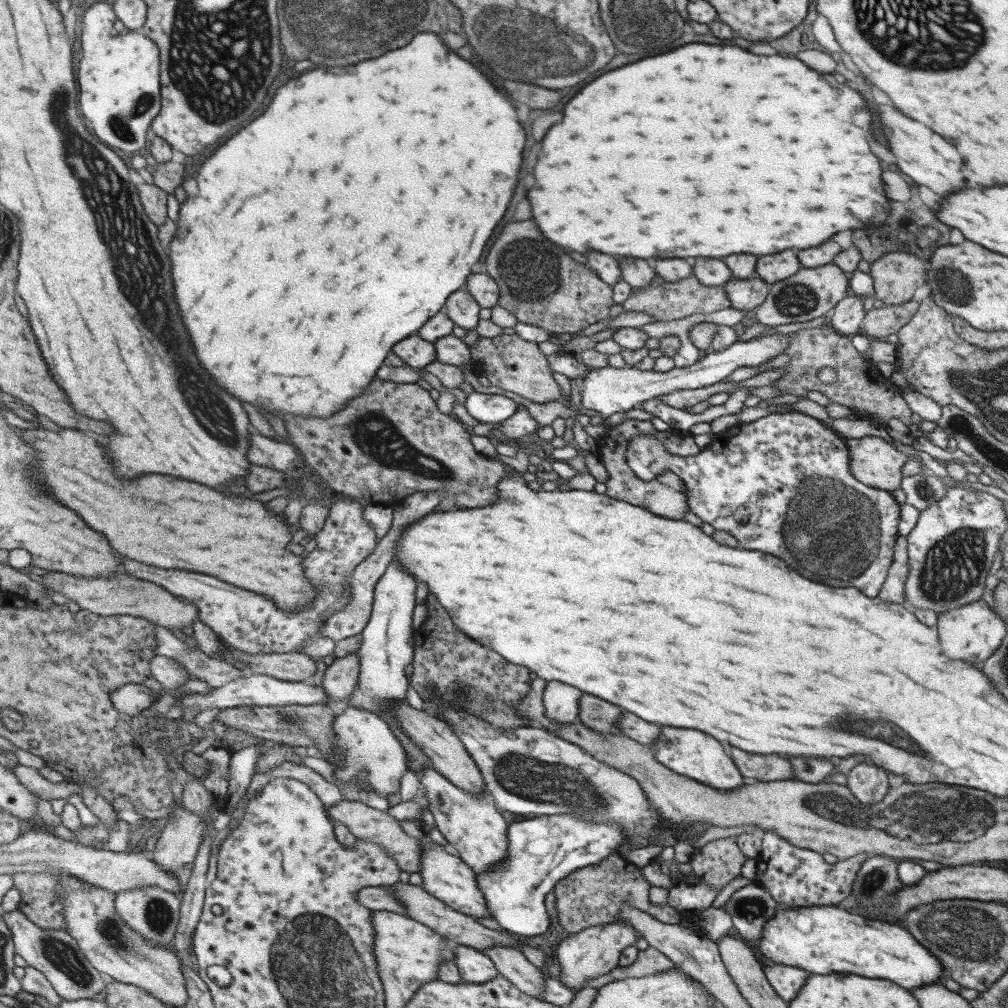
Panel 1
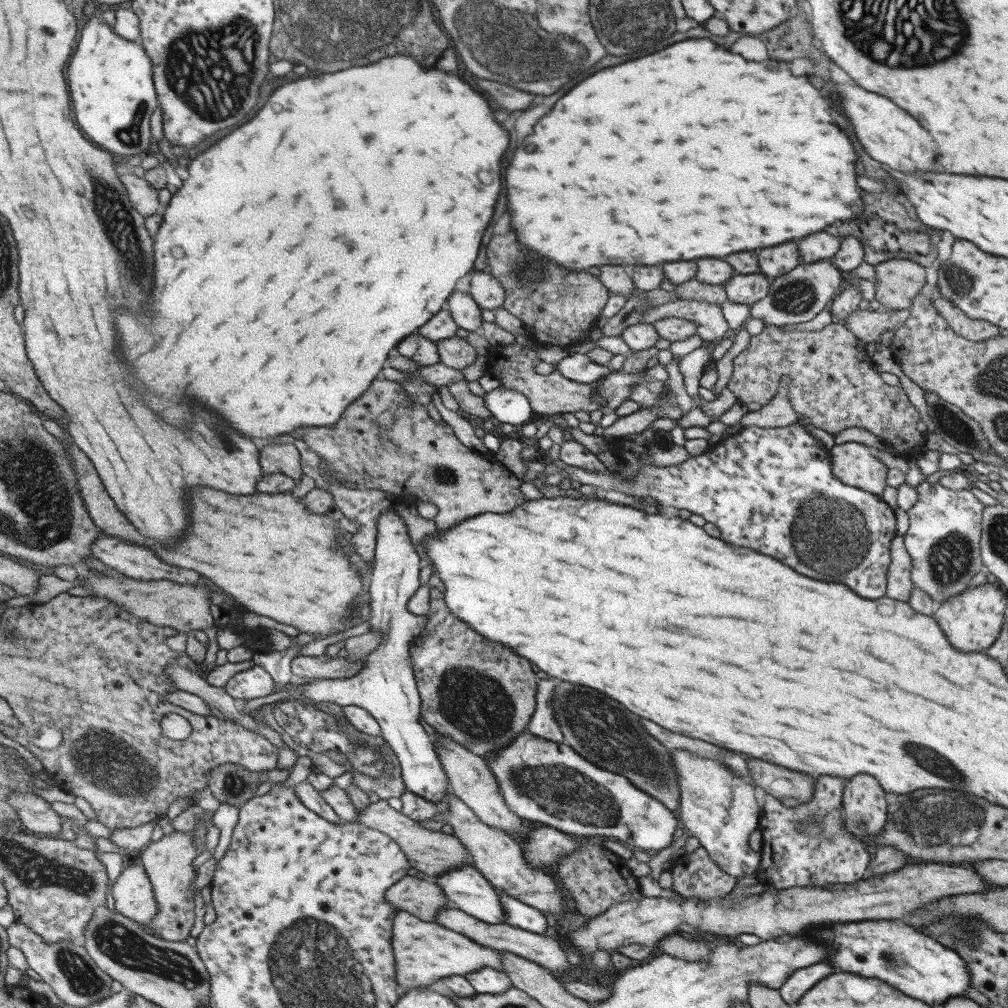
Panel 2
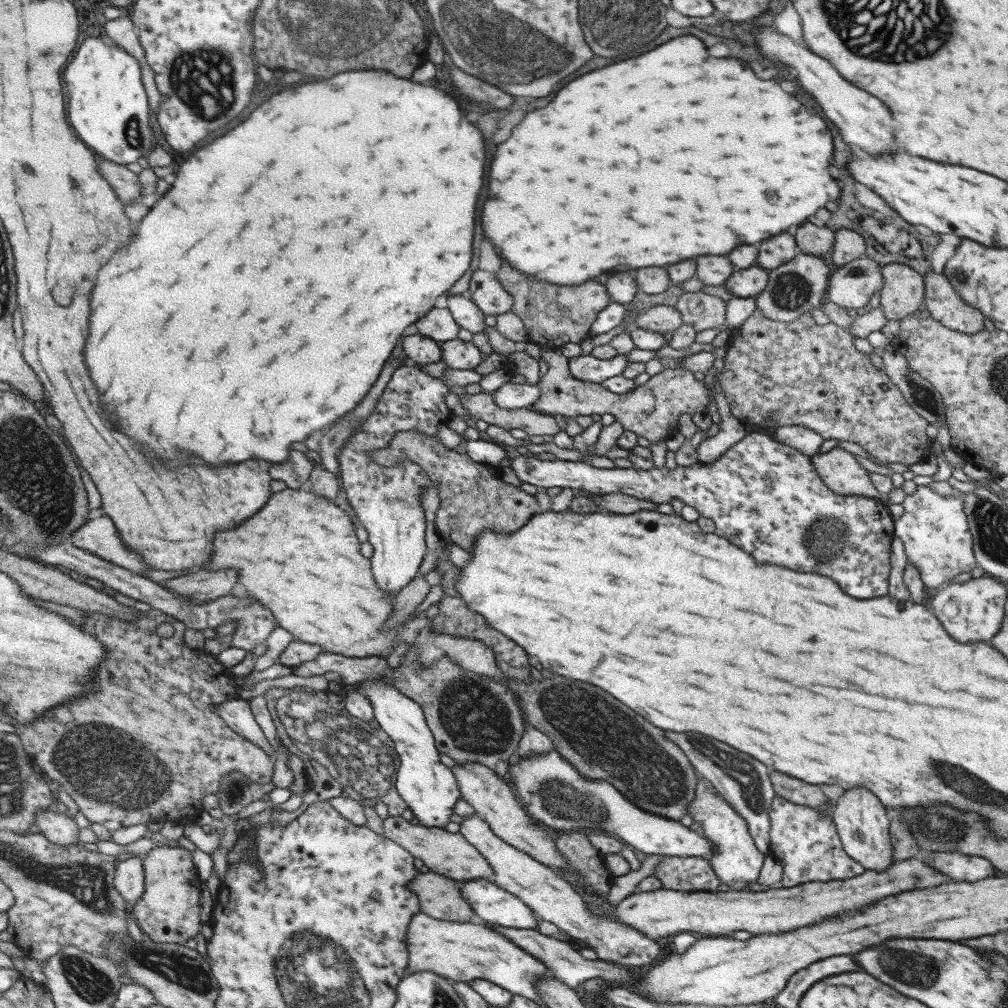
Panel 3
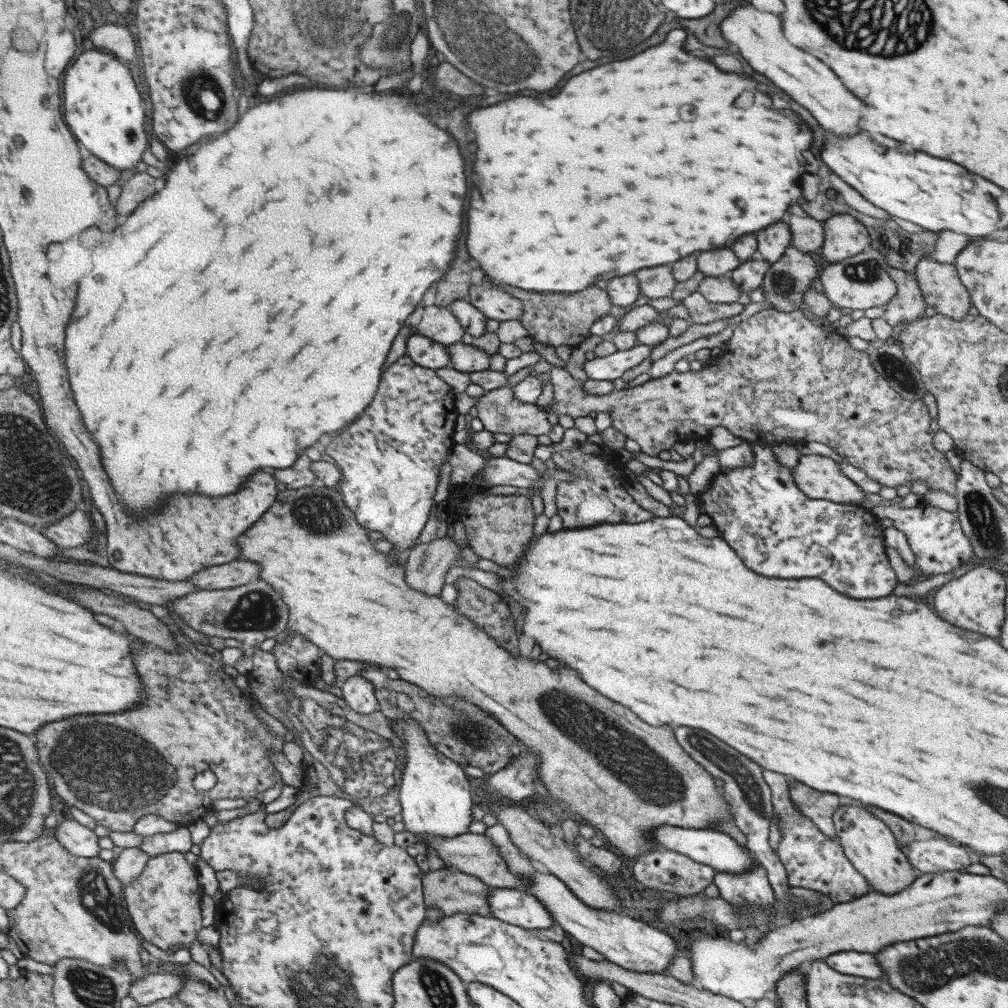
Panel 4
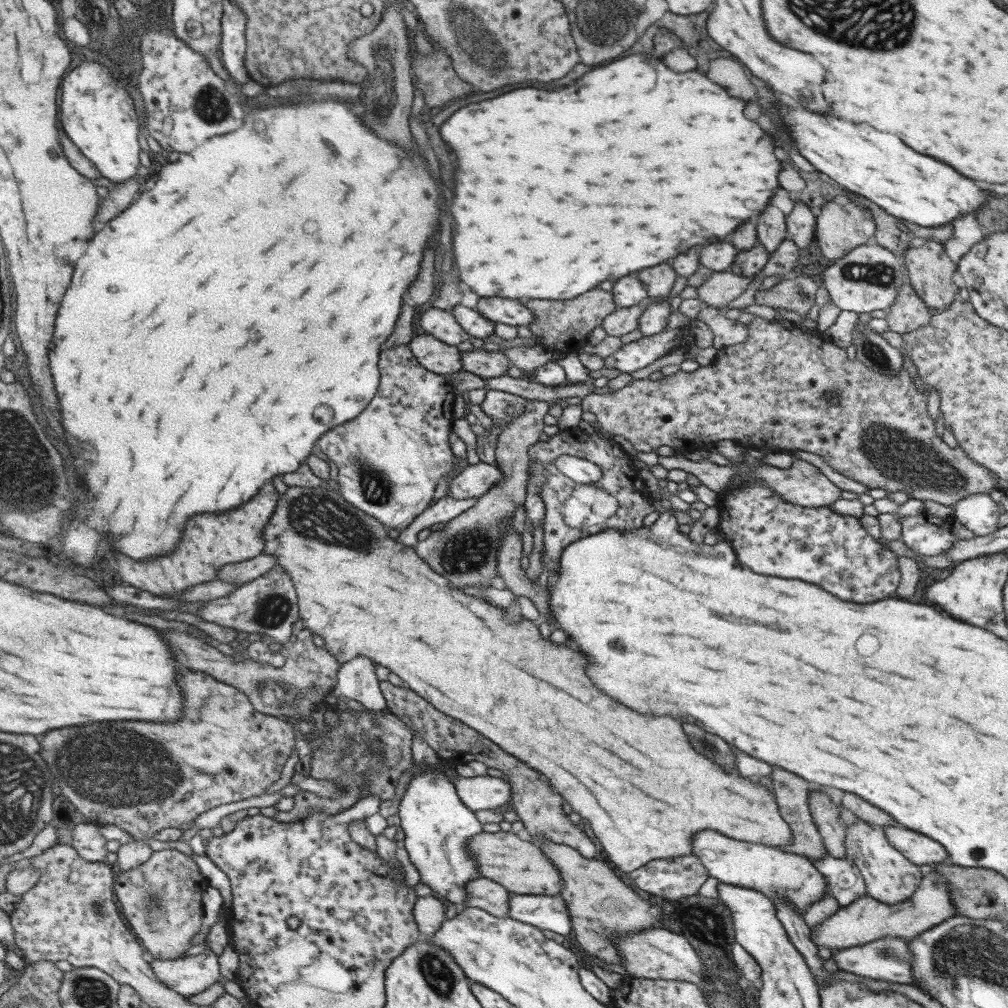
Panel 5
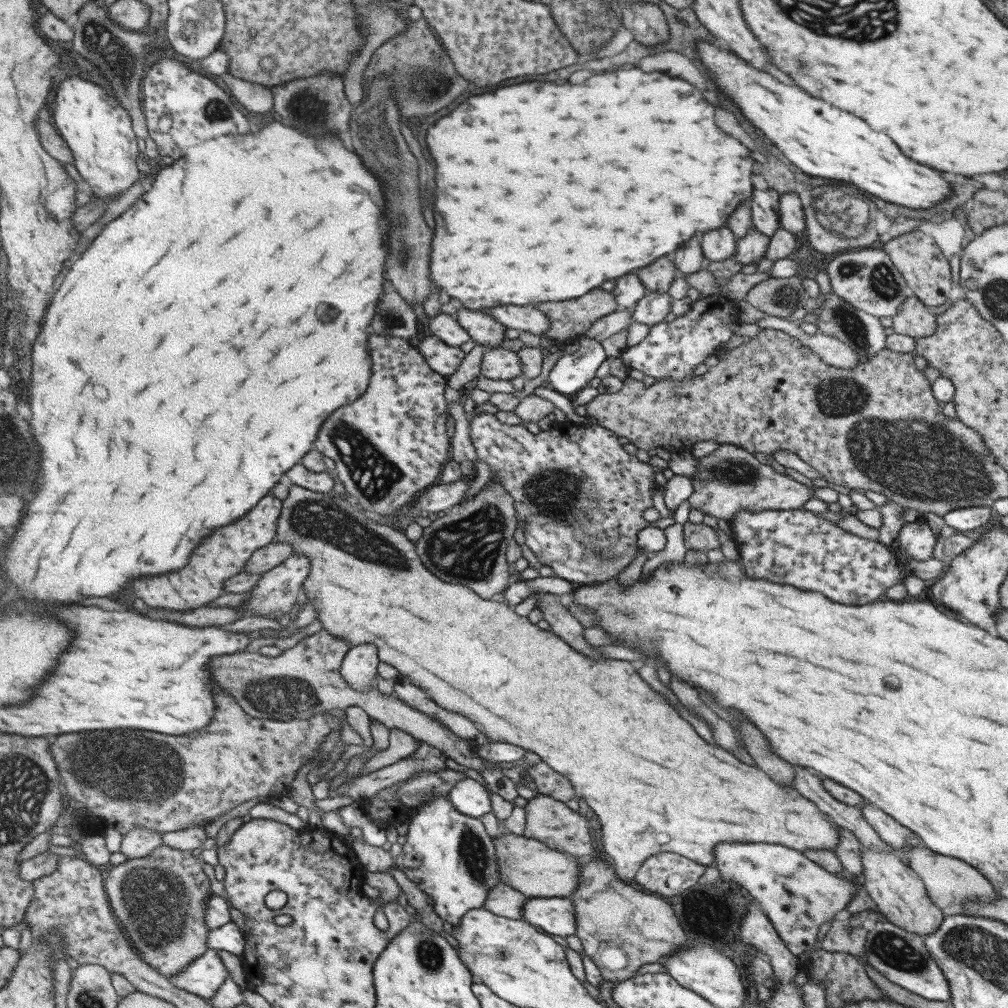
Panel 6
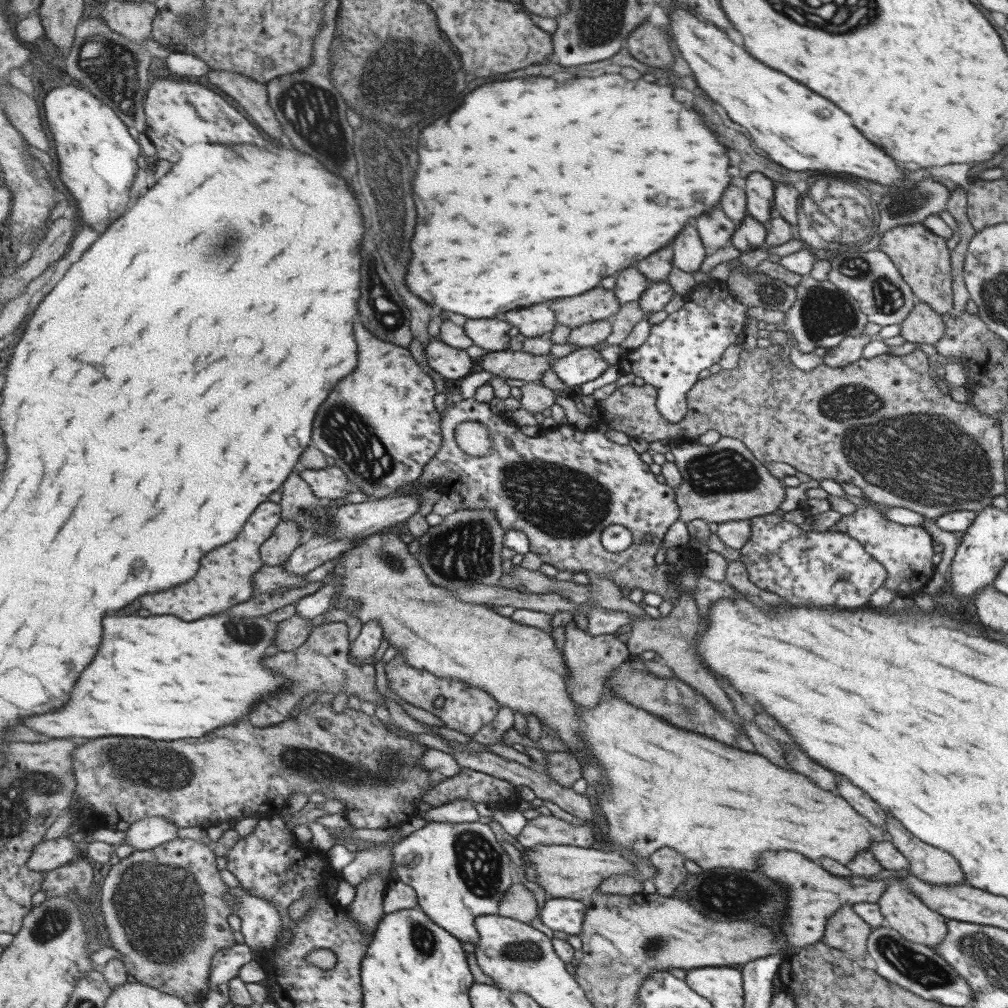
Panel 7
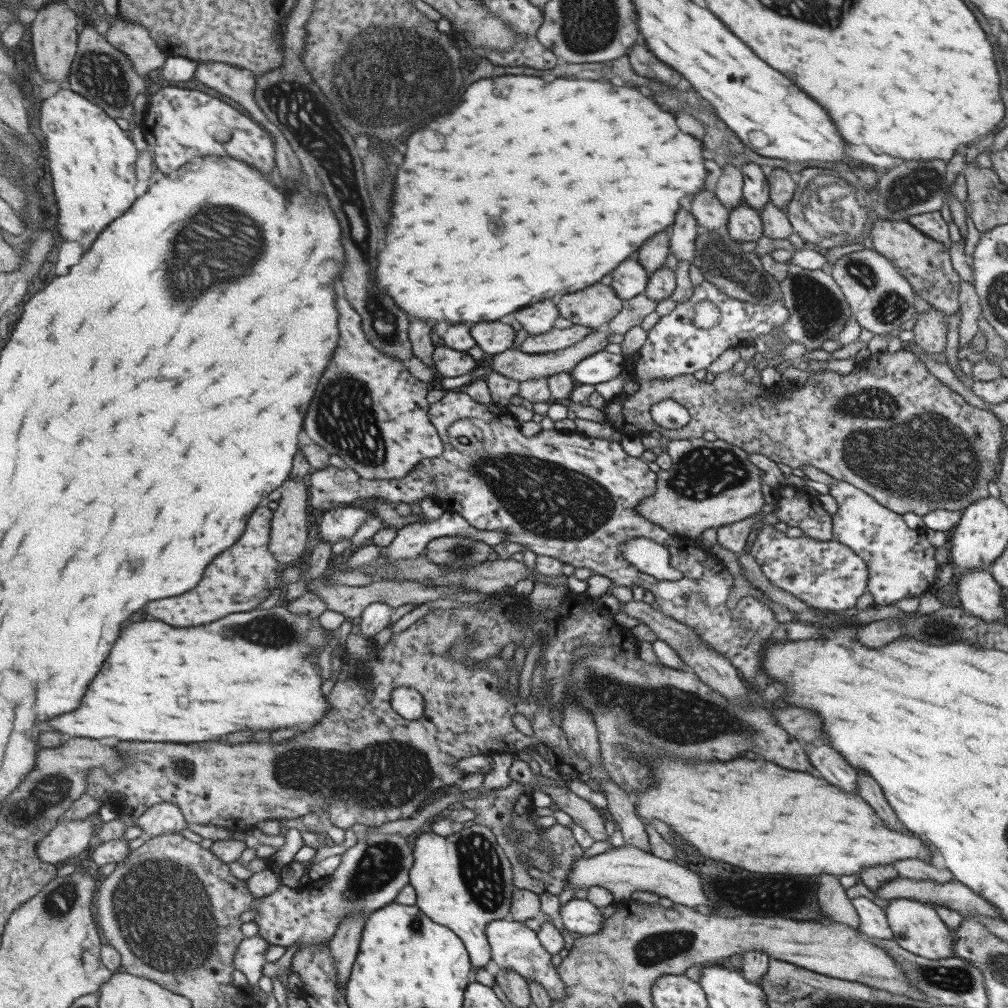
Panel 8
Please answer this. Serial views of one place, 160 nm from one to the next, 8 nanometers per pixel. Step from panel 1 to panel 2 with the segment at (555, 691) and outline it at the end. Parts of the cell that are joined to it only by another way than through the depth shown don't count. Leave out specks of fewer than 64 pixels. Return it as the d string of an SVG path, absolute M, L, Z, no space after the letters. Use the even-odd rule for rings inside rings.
M539 679L537 706L534 715L531 716L527 730L535 736L545 740L563 743L563 733L555 720L554 712L550 703L553 689L557 686L555 680Z

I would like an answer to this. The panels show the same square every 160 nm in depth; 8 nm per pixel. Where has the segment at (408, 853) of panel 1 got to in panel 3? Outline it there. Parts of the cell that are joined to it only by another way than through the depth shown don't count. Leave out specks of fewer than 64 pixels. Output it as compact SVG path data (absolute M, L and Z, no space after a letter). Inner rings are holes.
M389 816L382 820L382 829L385 838L397 841L406 848L414 857L420 858L429 870L448 876L458 881L473 879L495 879L495 871L491 863L471 844L466 836L460 832L451 833L443 827L428 827L421 823L413 824L404 816Z

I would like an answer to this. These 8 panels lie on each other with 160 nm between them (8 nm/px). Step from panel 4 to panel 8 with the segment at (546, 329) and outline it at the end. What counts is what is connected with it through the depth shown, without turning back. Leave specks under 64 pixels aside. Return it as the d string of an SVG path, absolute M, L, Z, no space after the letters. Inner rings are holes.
M593 284L587 288L555 299L558 316L573 325L581 325L595 330L604 328L622 307L622 300L610 286Z

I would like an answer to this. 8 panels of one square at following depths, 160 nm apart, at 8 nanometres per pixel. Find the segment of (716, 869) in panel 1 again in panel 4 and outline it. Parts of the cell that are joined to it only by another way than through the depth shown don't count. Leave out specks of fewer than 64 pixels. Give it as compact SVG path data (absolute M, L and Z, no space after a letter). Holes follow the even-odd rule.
M647 850L635 858L632 866L632 876L650 889L665 890L679 895L694 895L701 893L705 886L713 882L715 871L707 865L699 864L683 854L671 850Z

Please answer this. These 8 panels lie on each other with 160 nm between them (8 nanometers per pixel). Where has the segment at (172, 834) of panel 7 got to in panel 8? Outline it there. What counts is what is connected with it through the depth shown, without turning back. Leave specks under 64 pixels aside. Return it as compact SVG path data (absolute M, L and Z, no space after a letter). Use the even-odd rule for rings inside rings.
M162 802L142 812L136 826L143 830L145 838L152 838L185 830L187 819L178 804Z

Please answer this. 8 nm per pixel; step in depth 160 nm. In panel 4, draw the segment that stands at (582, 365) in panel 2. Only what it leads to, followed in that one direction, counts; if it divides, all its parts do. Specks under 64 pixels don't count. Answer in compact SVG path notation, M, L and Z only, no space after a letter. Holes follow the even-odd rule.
M636 343L627 350L615 351L609 356L594 357L583 362L582 370L591 380L615 380L623 372L648 358L653 346Z

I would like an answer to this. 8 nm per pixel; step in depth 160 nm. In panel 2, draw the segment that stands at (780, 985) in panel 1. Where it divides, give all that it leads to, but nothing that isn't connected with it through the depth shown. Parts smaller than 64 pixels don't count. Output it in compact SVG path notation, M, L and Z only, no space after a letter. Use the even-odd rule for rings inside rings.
M811 964L807 968L799 968L781 983L781 988L777 992L787 1005L797 1003L805 990L809 990L815 982L819 982L823 976L831 972L833 968L829 964Z

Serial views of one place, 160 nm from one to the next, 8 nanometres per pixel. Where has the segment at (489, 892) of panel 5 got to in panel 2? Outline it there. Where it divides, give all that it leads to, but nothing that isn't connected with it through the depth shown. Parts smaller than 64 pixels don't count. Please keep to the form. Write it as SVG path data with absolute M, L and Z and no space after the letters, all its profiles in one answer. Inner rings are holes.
M410 875L387 890L386 901L425 921L435 921L445 907L453 905L434 879Z

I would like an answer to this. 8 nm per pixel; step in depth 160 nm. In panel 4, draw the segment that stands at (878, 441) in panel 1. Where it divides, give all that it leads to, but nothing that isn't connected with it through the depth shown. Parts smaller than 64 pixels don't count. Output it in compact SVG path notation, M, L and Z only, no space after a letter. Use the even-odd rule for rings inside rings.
M803 453L791 470L793 482L805 498L829 500L835 504L859 504L864 501L864 493L829 457Z

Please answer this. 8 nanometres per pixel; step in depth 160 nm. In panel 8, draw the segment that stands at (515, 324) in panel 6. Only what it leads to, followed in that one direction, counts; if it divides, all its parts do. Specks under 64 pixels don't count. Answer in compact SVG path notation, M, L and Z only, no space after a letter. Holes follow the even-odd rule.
M555 299L543 300L537 304L531 304L529 308L513 312L513 320L521 324L521 328L529 335L541 334L553 328L558 317L558 307Z

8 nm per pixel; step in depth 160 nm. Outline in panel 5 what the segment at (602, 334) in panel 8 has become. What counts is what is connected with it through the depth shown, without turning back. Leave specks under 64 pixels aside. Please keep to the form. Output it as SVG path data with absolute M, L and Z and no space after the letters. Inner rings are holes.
M479 345L472 351L462 353L462 363L465 371L484 379L506 375L511 366L510 358L502 350L484 346L479 349Z

